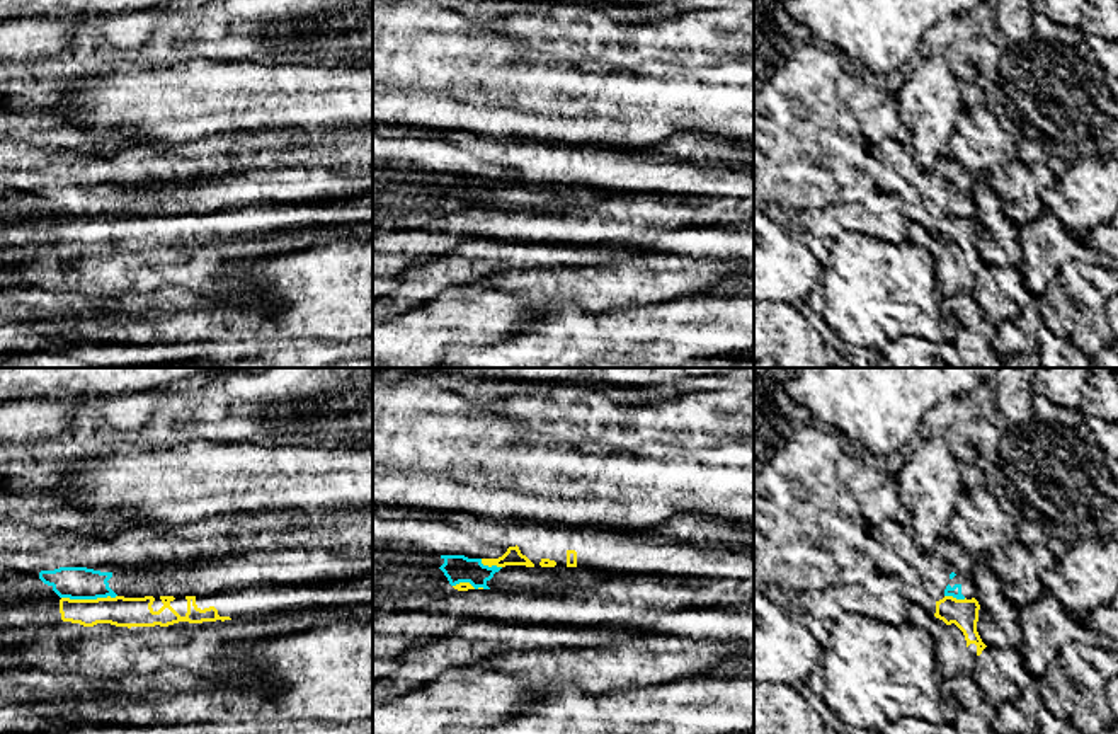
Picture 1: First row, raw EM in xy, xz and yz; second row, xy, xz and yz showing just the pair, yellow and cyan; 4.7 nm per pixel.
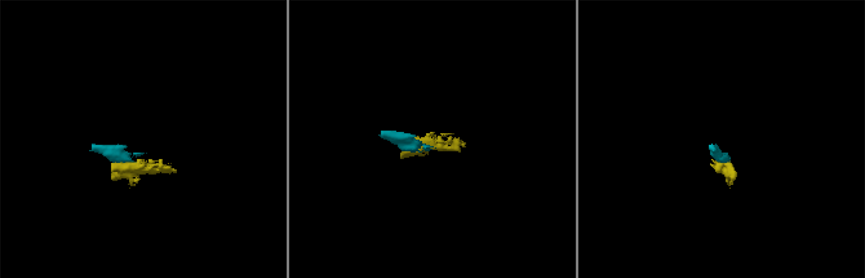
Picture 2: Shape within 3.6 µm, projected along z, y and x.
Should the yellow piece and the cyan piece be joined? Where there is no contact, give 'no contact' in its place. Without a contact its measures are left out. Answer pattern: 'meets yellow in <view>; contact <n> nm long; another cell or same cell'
meets yellow in xy; contact 260 nm long; another cell

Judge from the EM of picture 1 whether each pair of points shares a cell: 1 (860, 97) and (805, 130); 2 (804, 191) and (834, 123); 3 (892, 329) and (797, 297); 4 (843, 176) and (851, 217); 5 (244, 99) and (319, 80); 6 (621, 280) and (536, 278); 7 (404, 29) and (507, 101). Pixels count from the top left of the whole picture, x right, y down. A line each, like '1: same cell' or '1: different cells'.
1: different cells
2: same cell
3: different cells
4: different cells
5: same cell
6: same cell
7: same cell

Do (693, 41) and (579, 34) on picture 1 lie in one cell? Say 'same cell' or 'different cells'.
same cell

